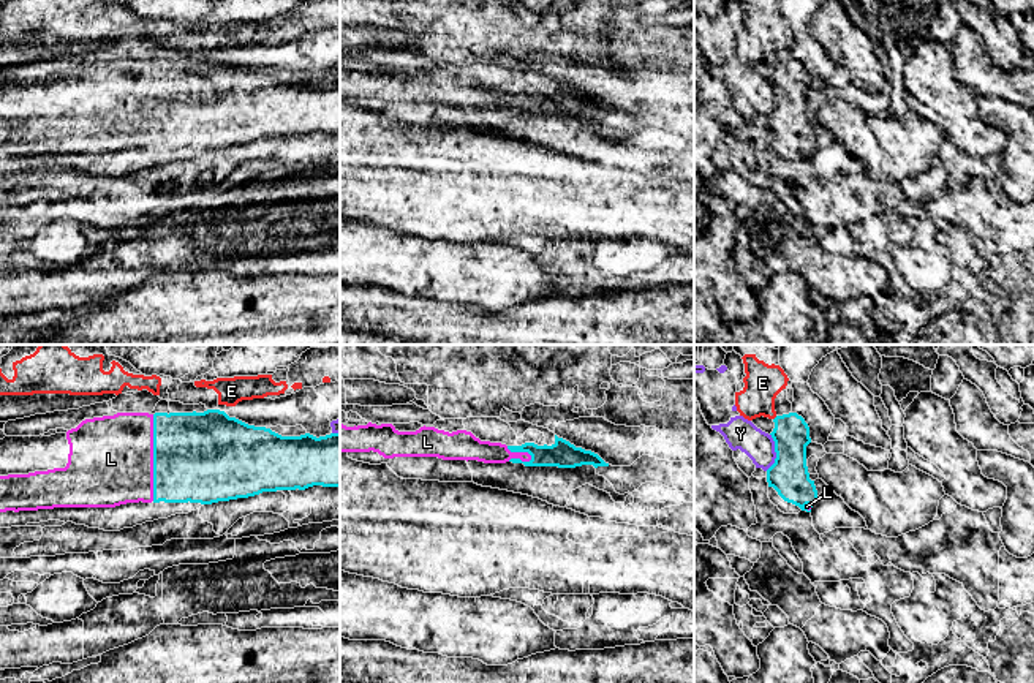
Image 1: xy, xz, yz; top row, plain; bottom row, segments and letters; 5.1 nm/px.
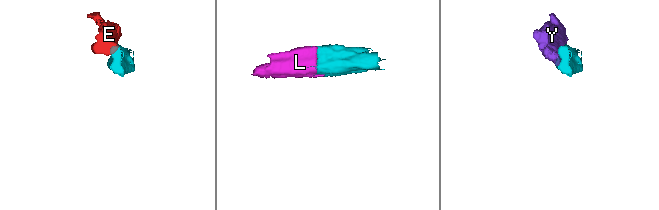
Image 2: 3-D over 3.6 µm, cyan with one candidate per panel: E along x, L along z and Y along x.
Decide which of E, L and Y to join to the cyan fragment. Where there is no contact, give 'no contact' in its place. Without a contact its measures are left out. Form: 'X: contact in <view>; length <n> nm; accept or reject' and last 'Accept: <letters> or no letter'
E: contact in yz; length 30 nm; reject
L: contact in xy; length 440 nm; accept
Y: contact in yz; length 190 nm; reject
Accept: L

